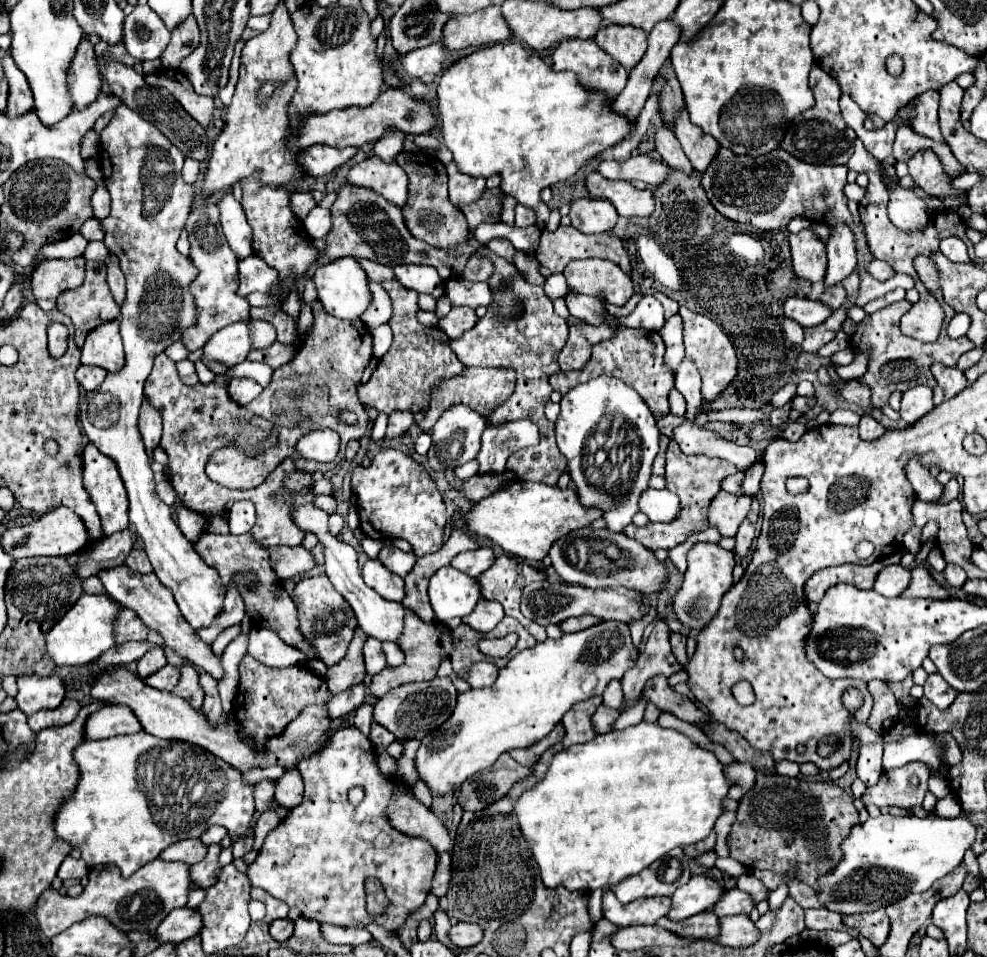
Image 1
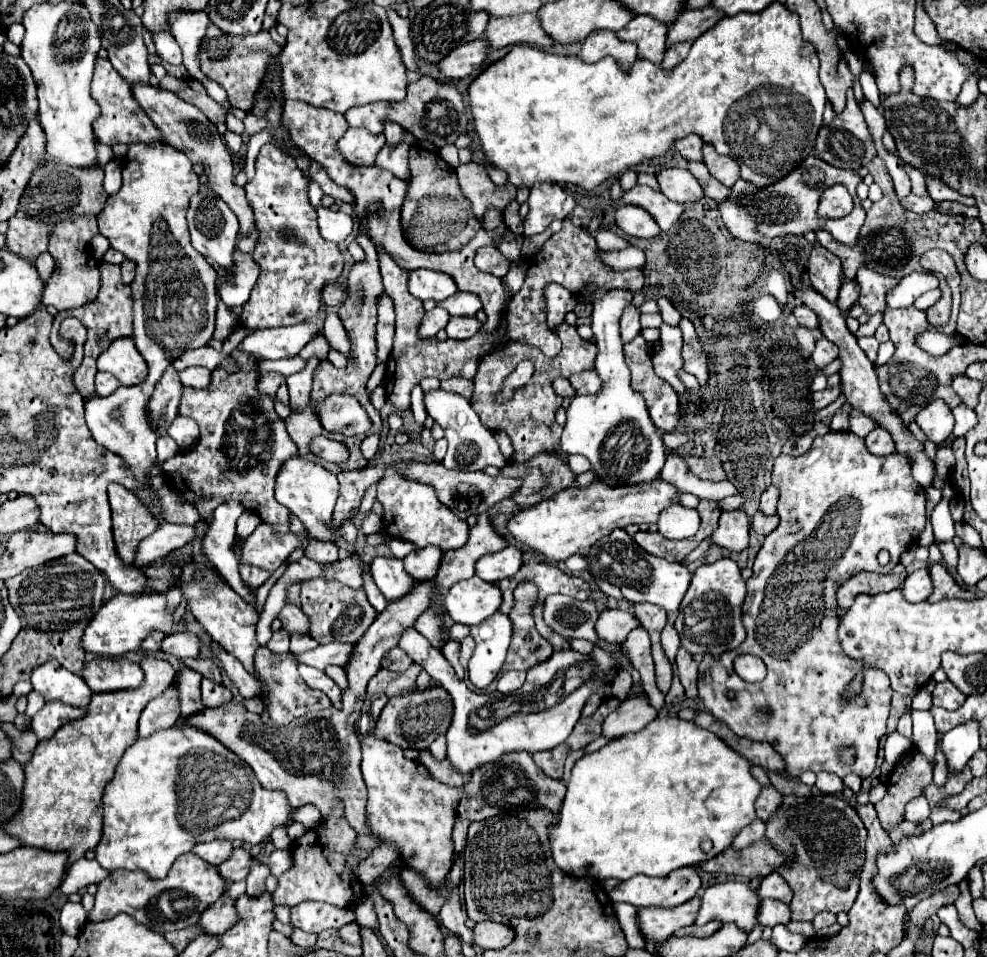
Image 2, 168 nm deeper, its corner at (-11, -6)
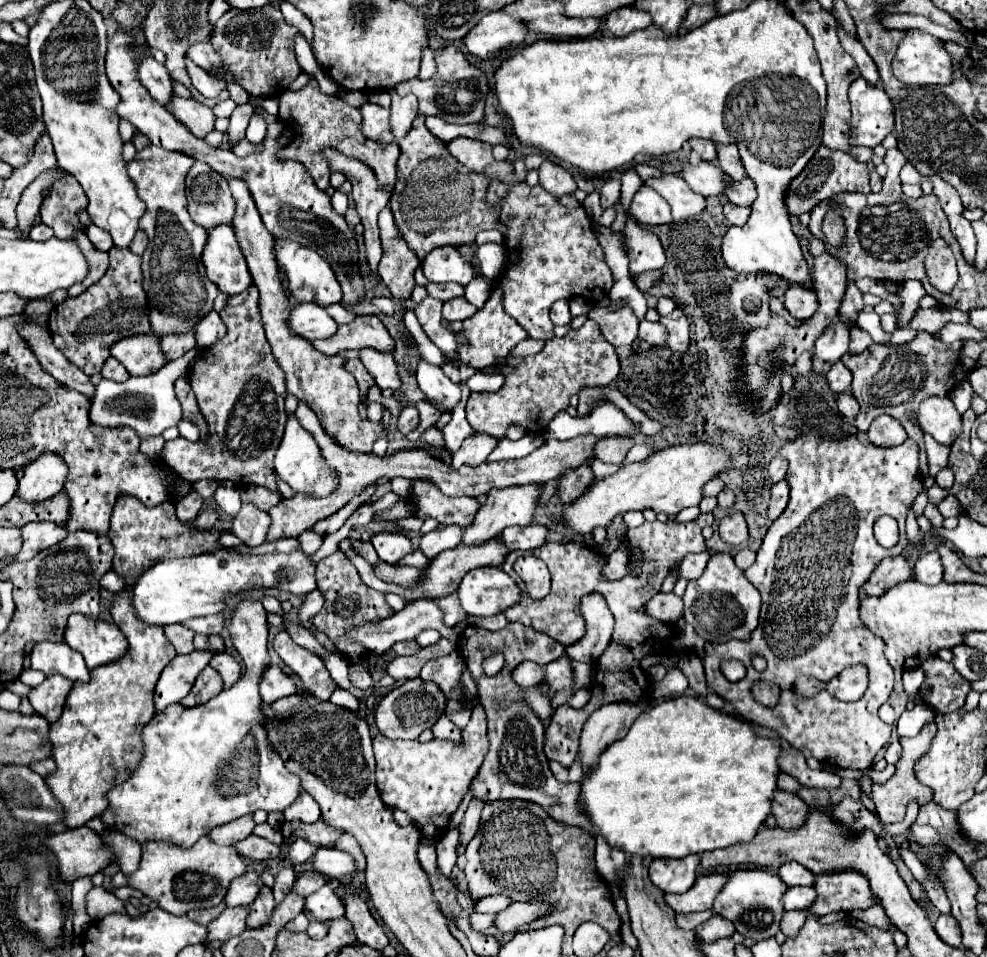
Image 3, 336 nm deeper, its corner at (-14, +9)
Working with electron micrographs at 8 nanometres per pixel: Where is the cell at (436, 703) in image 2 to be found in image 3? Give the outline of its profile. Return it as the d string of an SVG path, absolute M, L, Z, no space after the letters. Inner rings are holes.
M407 680L405 684L393 688L375 710L375 726L377 730L387 738L401 738L401 740L413 740L423 730L431 728L445 712L447 698L437 686L425 686L423 680Z

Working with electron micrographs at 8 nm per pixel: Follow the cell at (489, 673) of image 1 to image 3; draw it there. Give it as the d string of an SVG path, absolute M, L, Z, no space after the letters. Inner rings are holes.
M523 660L523 664L517 664L517 668L511 670L511 678L523 688L537 686L543 680L543 676L545 676L543 668L535 662L529 662L529 660Z

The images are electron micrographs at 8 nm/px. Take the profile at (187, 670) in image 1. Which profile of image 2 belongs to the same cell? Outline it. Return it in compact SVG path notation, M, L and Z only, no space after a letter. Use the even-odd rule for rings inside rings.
M202 679L202 699L206 707L220 707L232 701L232 691L222 683L214 683L210 679Z

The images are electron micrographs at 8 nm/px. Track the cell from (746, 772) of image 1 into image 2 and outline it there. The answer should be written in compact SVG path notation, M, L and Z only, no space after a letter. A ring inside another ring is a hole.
M764 787L756 799L756 813L766 823L776 809L782 807L782 795L774 787Z

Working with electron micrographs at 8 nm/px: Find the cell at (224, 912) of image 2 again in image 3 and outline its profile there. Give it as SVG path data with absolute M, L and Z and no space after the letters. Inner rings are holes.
M247 872L247 874L235 878L231 882L231 888L227 890L225 906L229 906L229 908L249 906L255 900L255 896L257 896L261 886L263 886L263 882L257 878L255 872Z

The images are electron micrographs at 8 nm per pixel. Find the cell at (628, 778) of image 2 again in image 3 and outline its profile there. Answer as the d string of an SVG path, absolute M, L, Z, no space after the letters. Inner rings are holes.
M679 696L653 704L639 714L625 738L609 744L599 754L599 764L583 776L579 808L607 844L631 856L683 858L707 850L747 842L771 814L771 798L777 788L779 742L757 738L749 722L709 708L699 698Z

